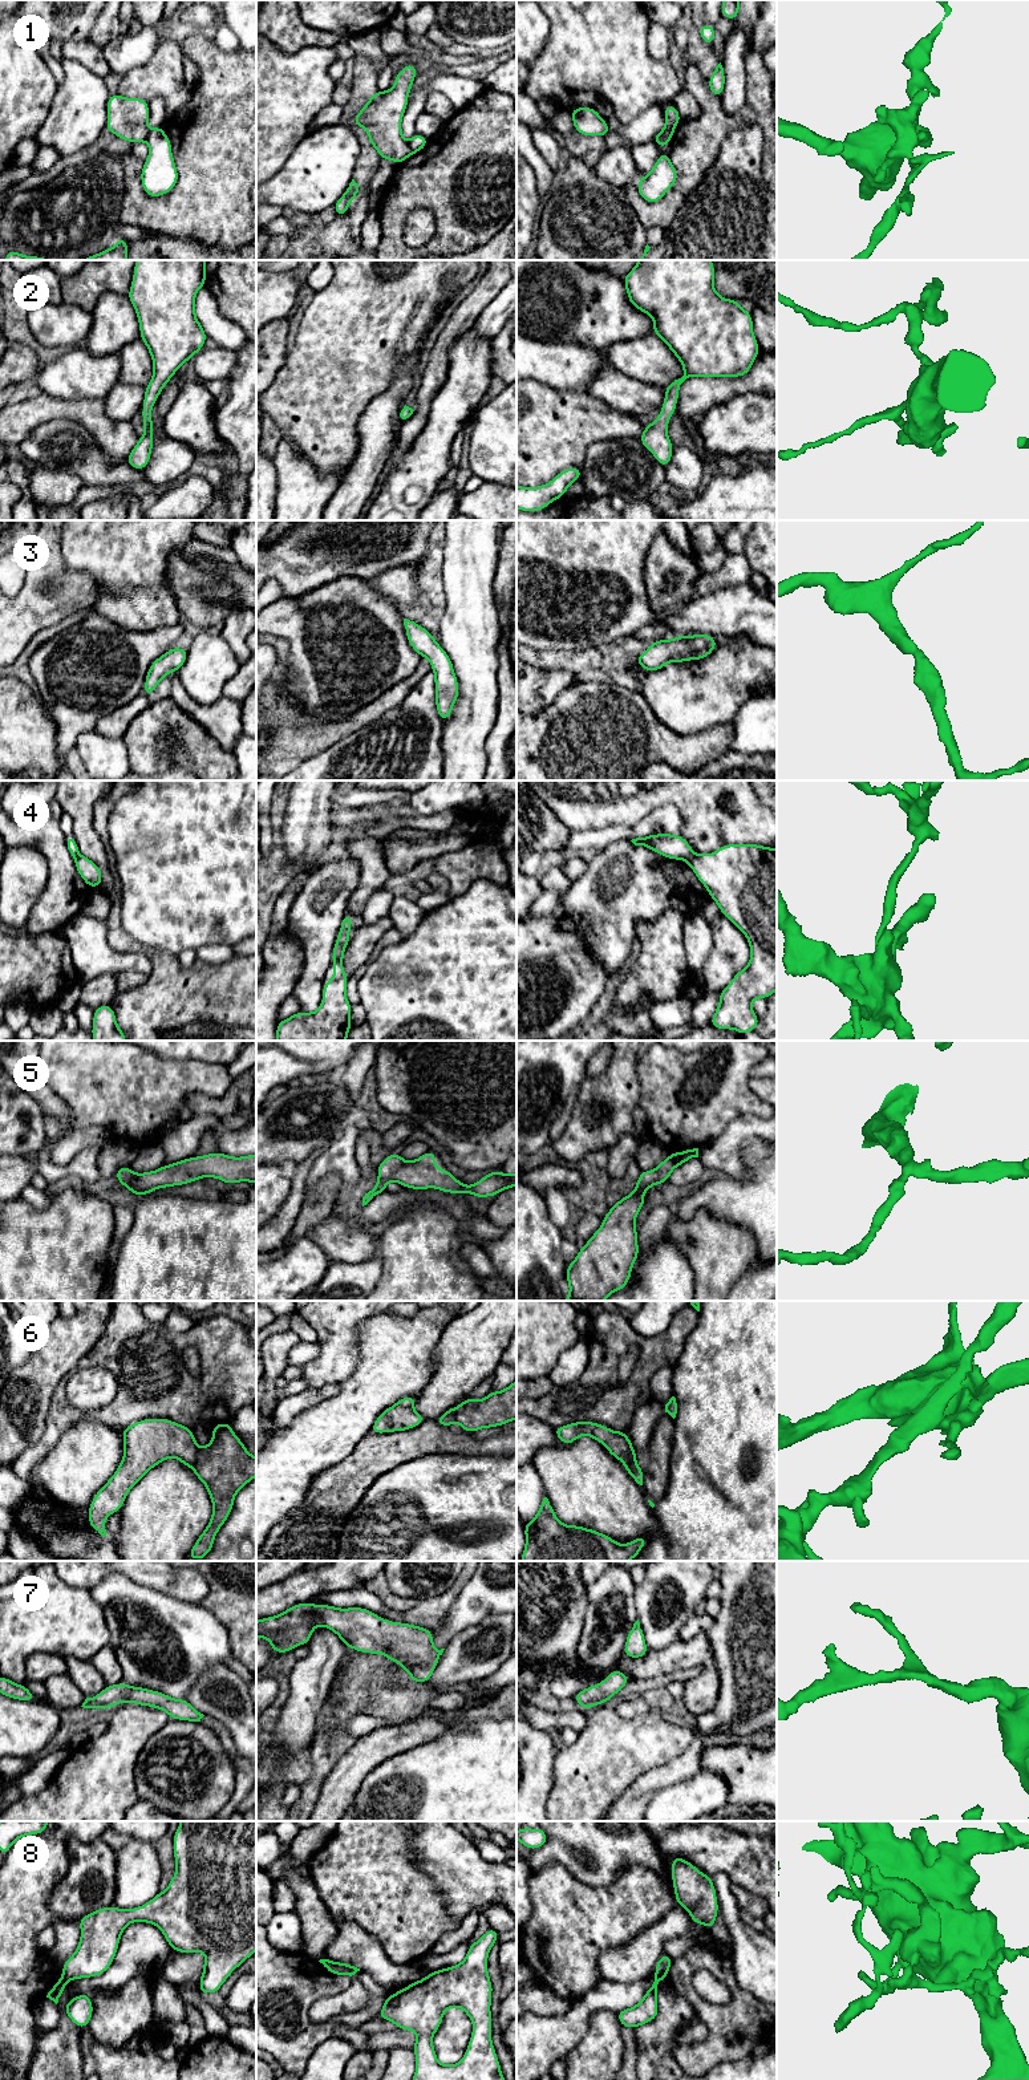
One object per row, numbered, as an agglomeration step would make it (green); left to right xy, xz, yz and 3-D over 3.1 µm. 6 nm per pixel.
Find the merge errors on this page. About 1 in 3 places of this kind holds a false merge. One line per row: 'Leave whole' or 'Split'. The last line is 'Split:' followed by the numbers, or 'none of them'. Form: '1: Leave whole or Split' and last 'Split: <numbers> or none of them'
1: Split
2: Leave whole
3: Leave whole
4: Split
5: Leave whole
6: Leave whole
7: Leave whole
8: Split
Split: 1, 4, 8

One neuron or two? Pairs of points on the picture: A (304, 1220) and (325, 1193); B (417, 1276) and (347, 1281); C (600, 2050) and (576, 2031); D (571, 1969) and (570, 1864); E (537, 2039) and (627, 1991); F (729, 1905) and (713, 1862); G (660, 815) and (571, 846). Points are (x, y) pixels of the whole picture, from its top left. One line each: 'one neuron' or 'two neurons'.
A: one neuron
B: two neurons
C: two neurons
D: two neurons
E: one neuron
F: two neurons
G: one neuron

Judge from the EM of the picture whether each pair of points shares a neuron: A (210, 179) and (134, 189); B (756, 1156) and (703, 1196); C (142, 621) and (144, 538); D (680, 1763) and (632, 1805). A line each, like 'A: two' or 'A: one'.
A: one
B: one
C: one
D: one

